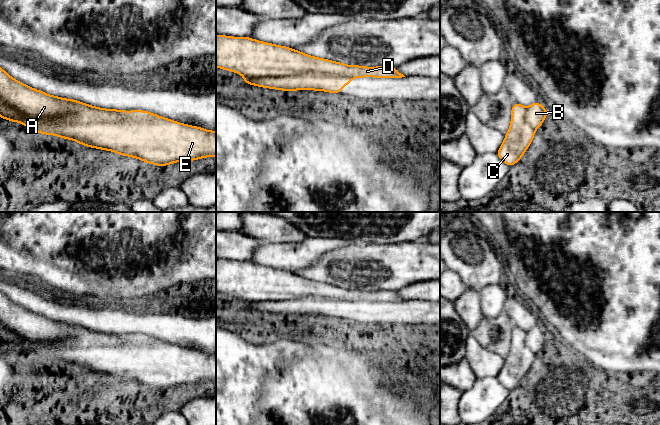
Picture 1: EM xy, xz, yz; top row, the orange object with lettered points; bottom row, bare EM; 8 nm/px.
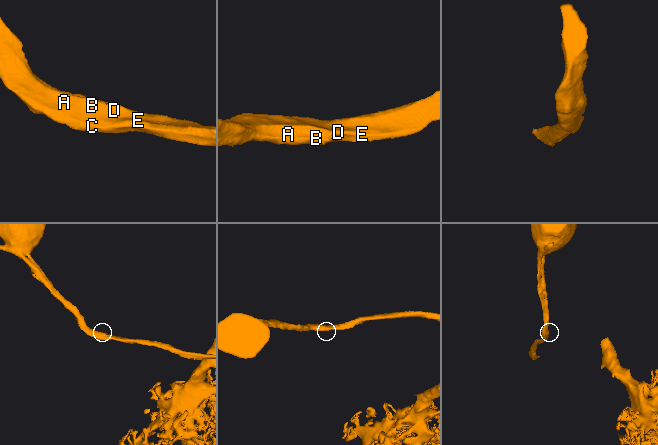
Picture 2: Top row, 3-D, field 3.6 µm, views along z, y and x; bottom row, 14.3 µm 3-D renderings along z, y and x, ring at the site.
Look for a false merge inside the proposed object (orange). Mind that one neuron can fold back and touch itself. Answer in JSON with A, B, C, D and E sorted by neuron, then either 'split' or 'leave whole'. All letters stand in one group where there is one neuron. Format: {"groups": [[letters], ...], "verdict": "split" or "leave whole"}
{"groups": [["A", "B"], ["C", "D", "E"]], "verdict": "split"}

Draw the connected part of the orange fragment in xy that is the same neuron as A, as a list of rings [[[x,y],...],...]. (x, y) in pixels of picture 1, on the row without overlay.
[[[1,291],[0,325],[31,342],[59,343],[67,347],[83,348],[88,348],[92,346],[121,345],[124,343],[124,340],[114,337],[109,333],[94,331],[92,329],[88,329],[74,323],[66,323],[54,319],[49,319],[43,315],[34,313],[11,301]]]

